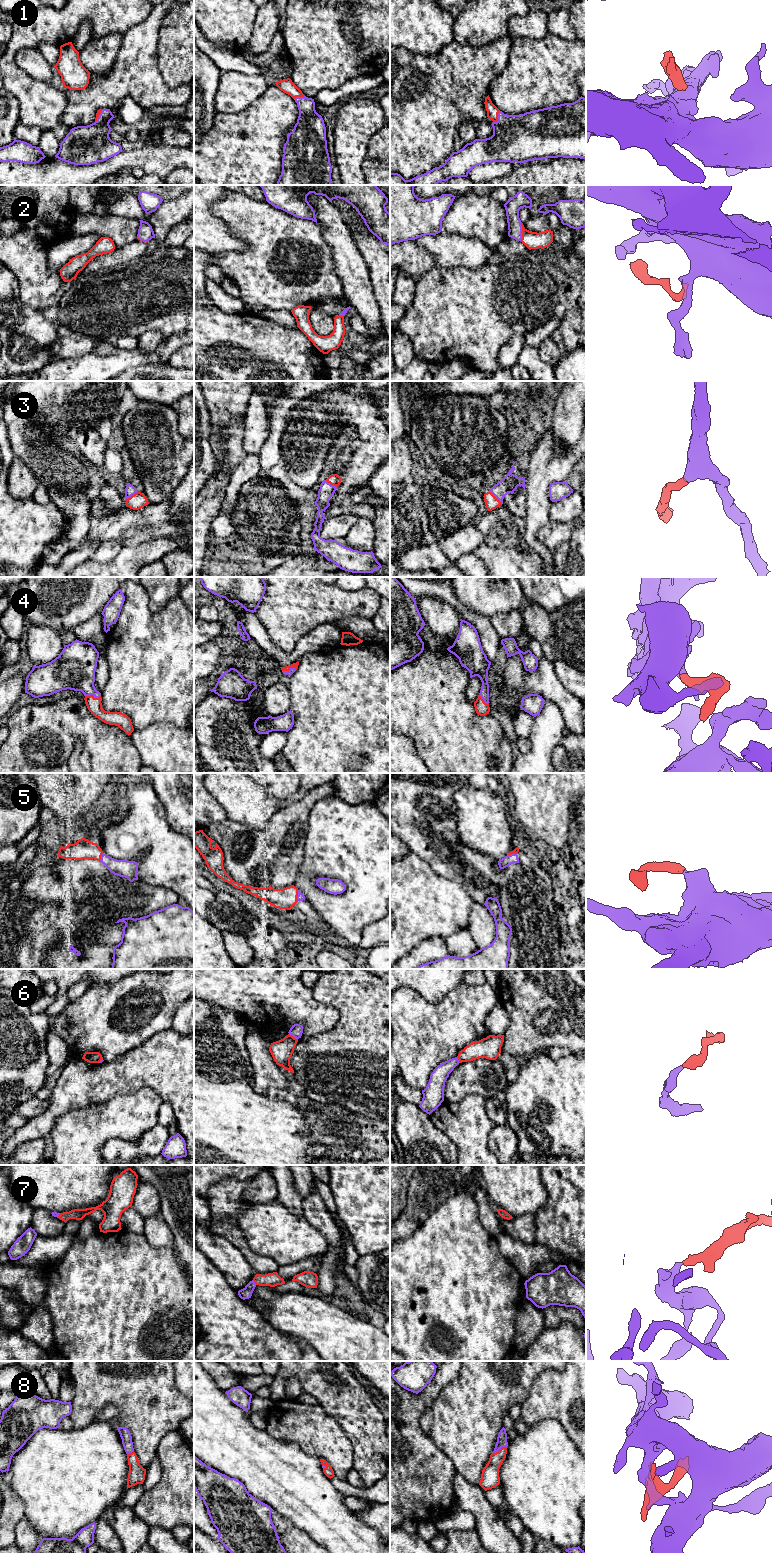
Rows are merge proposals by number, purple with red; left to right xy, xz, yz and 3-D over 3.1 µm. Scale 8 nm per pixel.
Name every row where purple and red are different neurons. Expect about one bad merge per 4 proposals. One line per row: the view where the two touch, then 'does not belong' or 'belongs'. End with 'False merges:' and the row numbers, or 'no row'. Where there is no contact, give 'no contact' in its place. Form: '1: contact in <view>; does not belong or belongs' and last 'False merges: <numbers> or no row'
1: contact in yz; belongs
2: contact in yz; belongs
3: contact in yz; belongs
4: contact in xy; belongs
5: contact in xy; belongs
6: contact in xz; does not belong
7: contact in xz; belongs
8: contact in yz; belongs
False merges: 6

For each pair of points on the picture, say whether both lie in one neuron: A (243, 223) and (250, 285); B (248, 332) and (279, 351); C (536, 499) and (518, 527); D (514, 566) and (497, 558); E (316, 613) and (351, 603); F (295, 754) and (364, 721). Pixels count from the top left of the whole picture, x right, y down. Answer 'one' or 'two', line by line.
A: one
B: one
C: two
D: one
E: one
F: one

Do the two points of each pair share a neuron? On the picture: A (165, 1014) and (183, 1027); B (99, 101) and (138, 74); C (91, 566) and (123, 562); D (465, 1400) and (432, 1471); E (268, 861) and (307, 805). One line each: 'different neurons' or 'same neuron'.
A: different neurons
B: same neuron
C: same neuron
D: different neurons
E: same neuron

